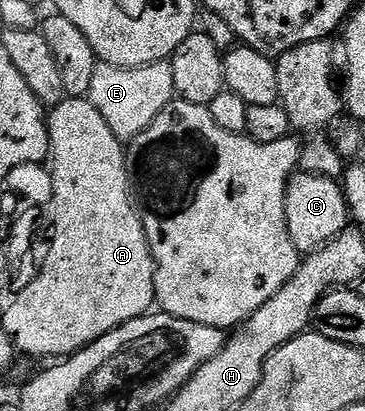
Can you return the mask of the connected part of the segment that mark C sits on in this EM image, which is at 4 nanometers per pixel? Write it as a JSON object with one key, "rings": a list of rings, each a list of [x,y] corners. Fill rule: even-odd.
{"rings":[[[296,173],[287,185],[285,197],[285,217],[289,237],[301,253],[310,253],[324,247],[349,227],[349,208],[343,196],[343,188],[336,180],[327,179],[324,175]]]}

